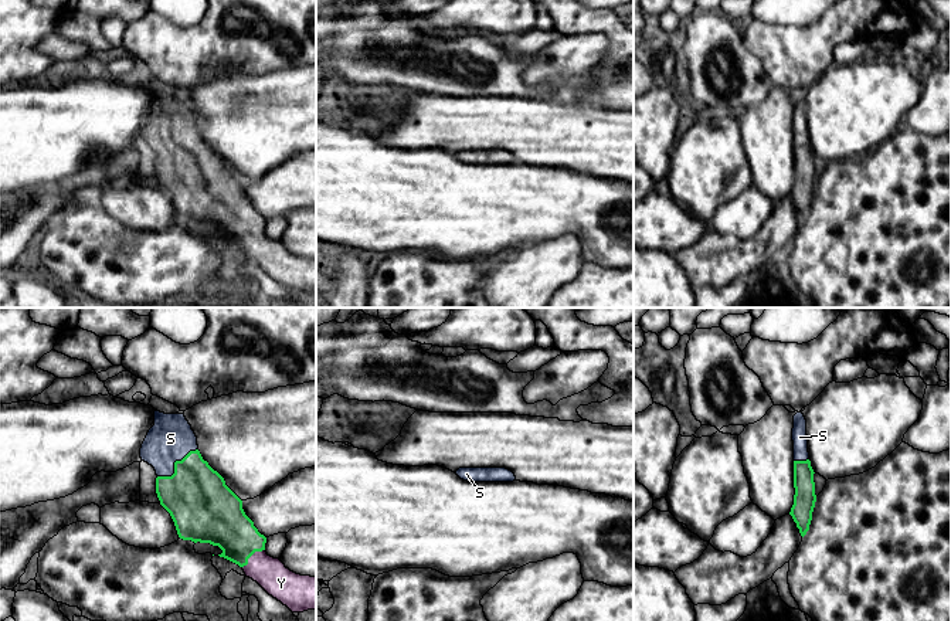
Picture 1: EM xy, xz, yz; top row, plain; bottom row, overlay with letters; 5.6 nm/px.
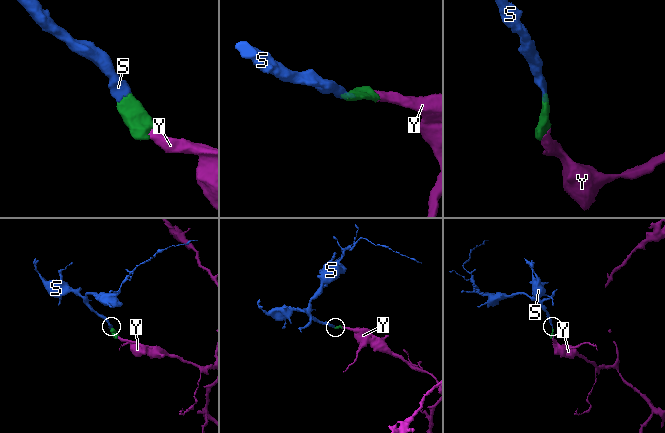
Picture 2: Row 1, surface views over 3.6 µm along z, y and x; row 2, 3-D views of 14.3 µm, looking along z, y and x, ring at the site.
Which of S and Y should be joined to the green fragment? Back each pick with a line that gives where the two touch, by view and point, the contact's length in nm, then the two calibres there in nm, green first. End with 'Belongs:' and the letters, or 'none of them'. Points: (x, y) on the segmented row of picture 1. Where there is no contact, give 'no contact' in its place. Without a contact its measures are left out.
S: meets green in xy at (175, 464); contact 280 nm long; 360 nm thick on the green side, 240 nm on the other
Y: meets green in xy at (251, 555); contact 170 nm long; 280 nm thick on the green side, 180 nm on the other
Belongs: S, Y

